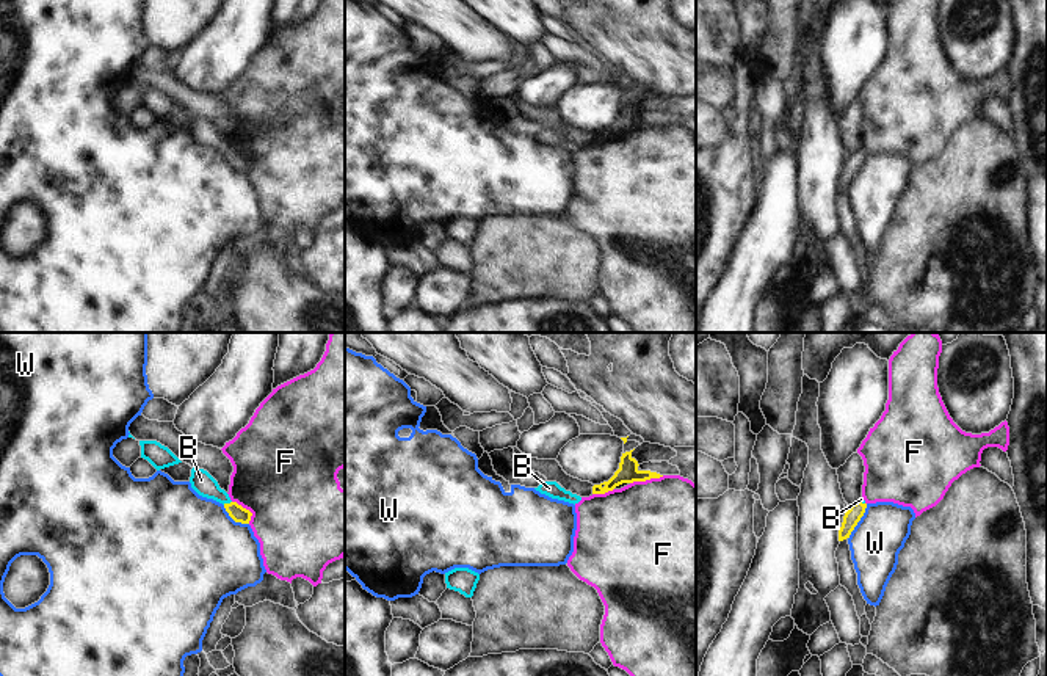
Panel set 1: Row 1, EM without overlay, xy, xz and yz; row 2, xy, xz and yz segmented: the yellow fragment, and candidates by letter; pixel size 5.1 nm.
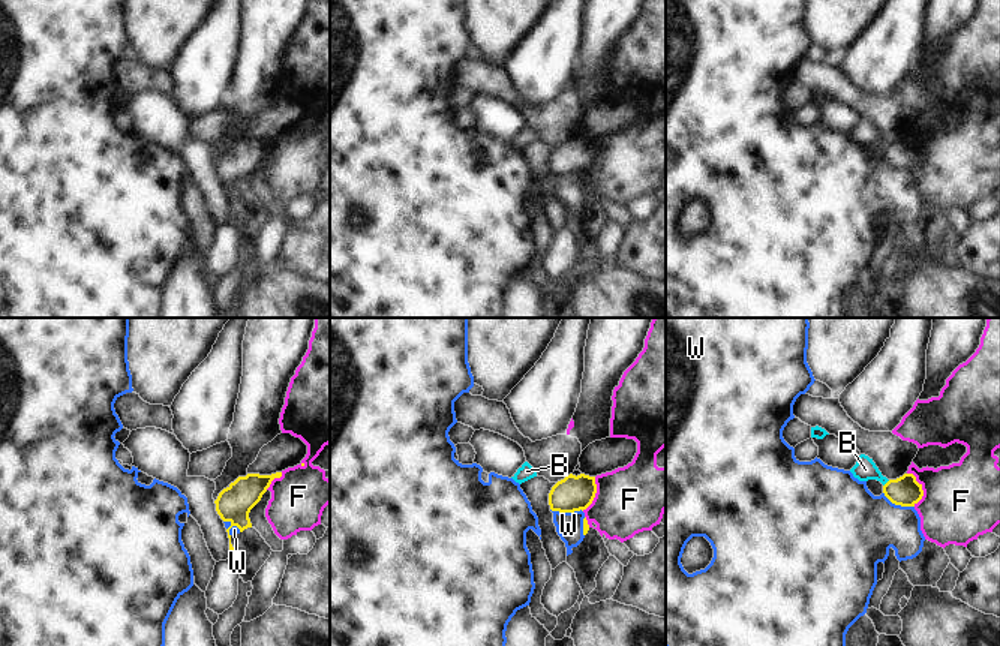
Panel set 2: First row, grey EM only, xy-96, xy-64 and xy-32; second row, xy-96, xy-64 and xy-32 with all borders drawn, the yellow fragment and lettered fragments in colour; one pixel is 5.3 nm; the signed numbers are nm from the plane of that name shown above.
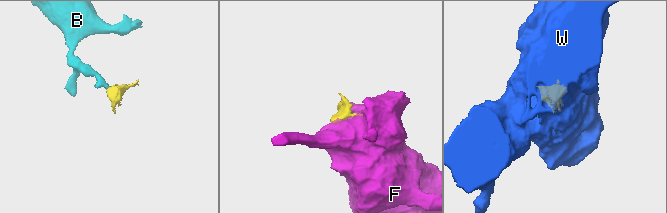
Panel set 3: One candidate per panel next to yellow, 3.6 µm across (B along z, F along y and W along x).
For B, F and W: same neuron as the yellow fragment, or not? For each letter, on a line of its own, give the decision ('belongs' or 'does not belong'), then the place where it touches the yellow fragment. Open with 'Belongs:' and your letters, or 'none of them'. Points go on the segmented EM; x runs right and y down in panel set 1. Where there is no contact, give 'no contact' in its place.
Belongs: B
B: belongs; contact xy (226, 504)
F: does not belong; contact xz (646, 479)
W: does not belong; contact yz (859, 519)

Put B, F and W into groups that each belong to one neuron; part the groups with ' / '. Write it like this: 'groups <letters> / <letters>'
groups B / F / W

